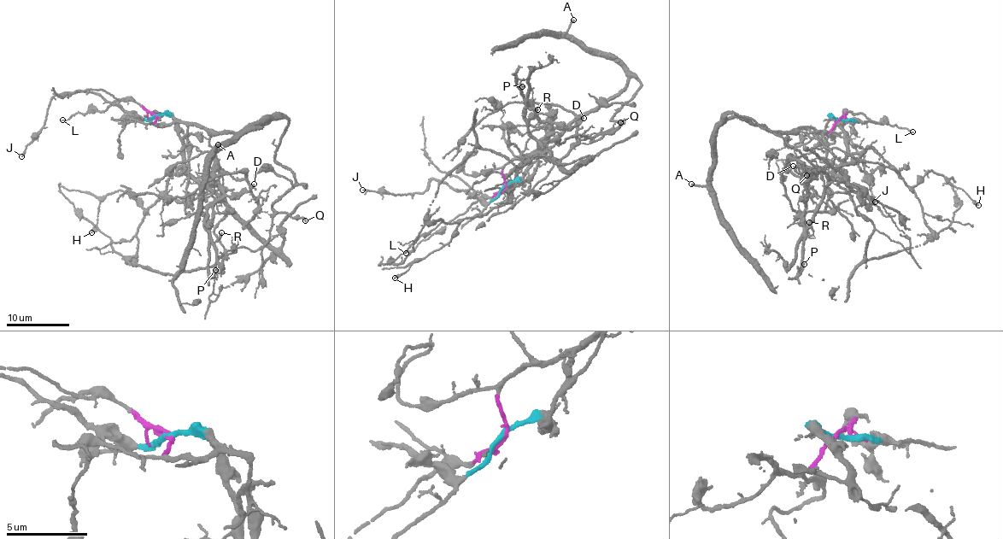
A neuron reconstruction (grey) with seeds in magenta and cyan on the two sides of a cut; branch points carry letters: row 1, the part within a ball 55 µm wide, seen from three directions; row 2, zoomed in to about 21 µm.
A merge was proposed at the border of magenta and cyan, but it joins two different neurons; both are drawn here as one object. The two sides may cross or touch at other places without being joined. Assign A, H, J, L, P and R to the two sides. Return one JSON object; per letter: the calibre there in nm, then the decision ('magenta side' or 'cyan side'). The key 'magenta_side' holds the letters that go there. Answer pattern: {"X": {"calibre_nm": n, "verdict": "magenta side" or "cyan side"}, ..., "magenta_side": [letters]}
{"A": {"calibre_nm": 220, "verdict": "magenta side"}, "H": {"calibre_nm": 320, "verdict": "cyan side"}, "J": {"calibre_nm": 120, "verdict": "cyan side"}, "L": {"calibre_nm": 110, "verdict": "magenta side"}, "P": {"calibre_nm": 120, "verdict": "cyan side"}, "R": {"calibre_nm": 320, "verdict": "cyan side"}, "magenta_side": ["A", "L"]}

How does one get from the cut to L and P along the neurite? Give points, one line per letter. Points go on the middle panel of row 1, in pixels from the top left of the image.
L: (503, 187), (490, 197), (477, 201), (430, 238), (424, 239), (406, 253)
P: (503, 187), (515, 180), (521, 184), (515, 172), (544, 151), (530, 134), (517, 78), (523, 86)

